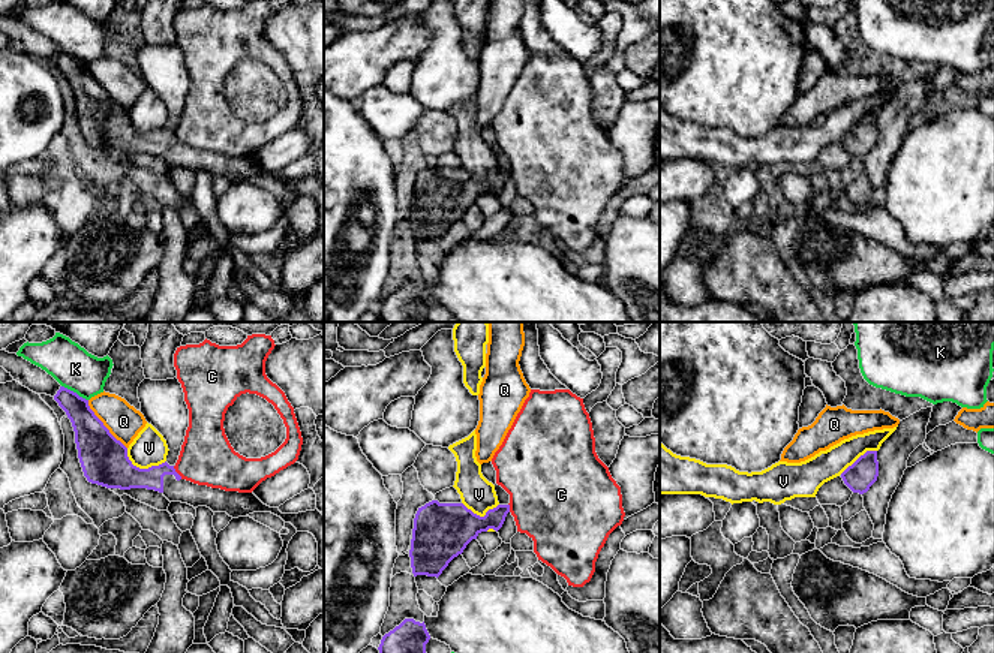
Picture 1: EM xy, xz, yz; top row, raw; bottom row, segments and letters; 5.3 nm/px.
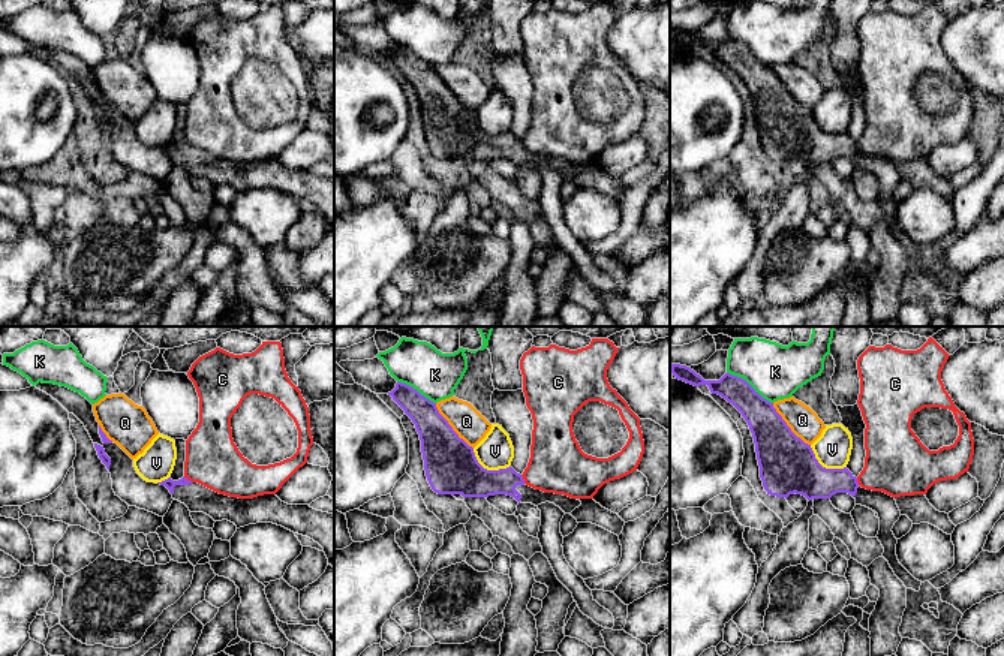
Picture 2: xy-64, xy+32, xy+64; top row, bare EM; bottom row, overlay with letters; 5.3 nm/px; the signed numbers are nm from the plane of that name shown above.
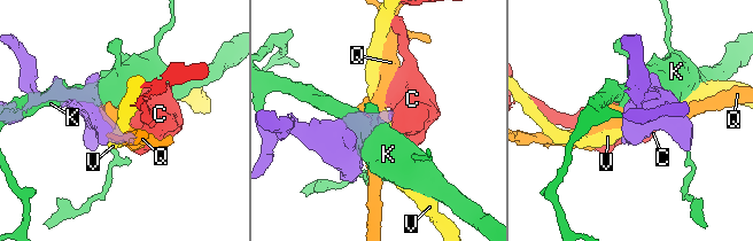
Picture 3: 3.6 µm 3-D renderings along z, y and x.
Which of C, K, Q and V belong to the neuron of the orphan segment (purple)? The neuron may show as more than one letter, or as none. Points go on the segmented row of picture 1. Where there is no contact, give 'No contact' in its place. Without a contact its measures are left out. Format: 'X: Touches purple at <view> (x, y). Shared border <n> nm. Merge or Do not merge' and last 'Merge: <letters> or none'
C: Touches purple at xy (176, 472). Shared border 90 nm. Do not merge
K: Touches purple at xy (75, 393). Shared border 170 nm. Do not merge
Q: Touches purple at xy (102, 424). Shared border 340 nm. Do not merge
V: Touches purple at xy (141, 469). Shared border 220 nm. Do not merge
Merge: none

